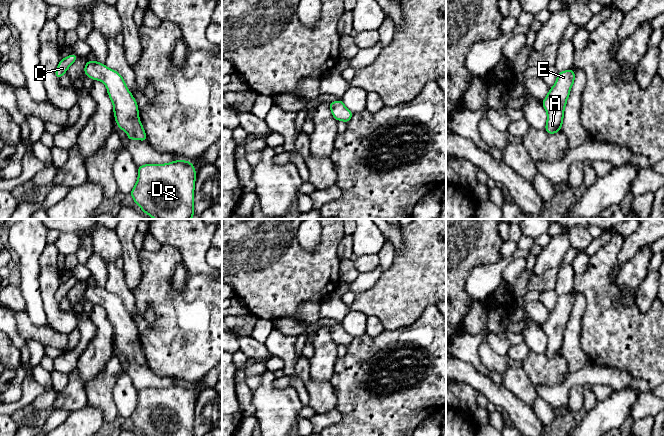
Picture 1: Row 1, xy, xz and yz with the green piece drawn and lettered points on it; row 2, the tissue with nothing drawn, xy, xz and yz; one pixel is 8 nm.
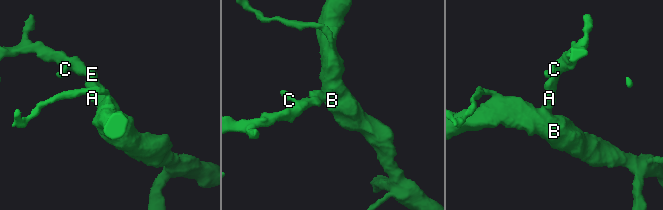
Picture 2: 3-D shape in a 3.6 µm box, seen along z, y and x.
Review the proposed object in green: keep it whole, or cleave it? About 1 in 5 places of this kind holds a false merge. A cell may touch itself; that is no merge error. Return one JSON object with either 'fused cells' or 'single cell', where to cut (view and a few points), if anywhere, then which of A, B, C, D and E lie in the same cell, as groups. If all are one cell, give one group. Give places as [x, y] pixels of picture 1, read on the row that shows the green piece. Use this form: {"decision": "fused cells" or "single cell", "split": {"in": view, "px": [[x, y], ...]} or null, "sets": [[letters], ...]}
{"decision": "single cell", "split": null, "sets": [["A", "B", "C", "D", "E"]]}

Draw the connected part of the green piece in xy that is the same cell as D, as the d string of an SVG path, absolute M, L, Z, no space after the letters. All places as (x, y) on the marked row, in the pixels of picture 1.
M176 160L166 164L145 164L137 169L138 180L130 192L141 211L154 219L191 219L194 217L196 172L193 163Z

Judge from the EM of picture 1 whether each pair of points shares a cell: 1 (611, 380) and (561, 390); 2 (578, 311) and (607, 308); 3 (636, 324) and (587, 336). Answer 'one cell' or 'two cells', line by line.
1: one cell
2: two cells
3: one cell

